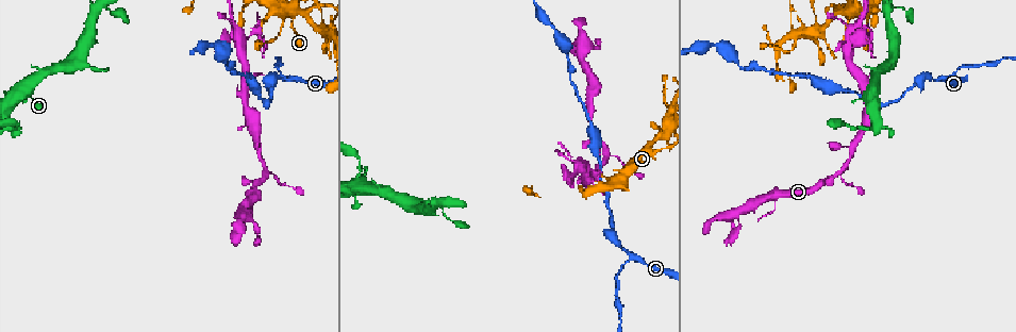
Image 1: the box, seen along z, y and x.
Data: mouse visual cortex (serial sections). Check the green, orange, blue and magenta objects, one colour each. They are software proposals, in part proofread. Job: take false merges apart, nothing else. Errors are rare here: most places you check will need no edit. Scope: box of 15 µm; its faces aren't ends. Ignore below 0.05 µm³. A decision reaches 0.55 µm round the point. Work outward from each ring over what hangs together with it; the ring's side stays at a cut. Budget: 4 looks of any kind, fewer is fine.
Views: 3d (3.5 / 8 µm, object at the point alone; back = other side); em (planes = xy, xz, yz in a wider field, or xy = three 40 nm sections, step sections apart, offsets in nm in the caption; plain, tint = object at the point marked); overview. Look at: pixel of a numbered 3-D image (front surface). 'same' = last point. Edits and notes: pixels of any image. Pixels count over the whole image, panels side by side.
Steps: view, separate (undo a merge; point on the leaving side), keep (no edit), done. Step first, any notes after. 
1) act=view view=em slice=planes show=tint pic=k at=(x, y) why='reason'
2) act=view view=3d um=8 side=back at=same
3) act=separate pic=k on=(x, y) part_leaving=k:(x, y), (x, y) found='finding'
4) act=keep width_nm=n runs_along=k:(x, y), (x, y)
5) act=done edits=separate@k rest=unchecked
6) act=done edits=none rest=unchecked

act=view view=3d um=3.5 side=back pic=1 at=(837, 174) why='sharp bend'

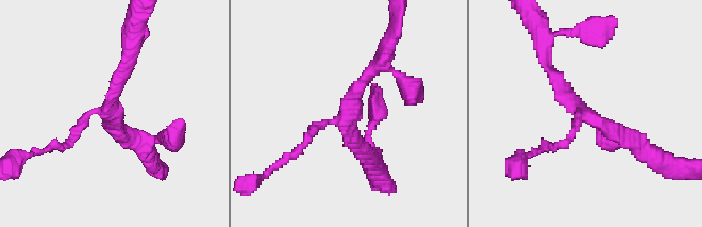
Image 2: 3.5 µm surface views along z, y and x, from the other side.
act=view view=em slice=xy step=1 show=tint pic=2 at=(114, 115)

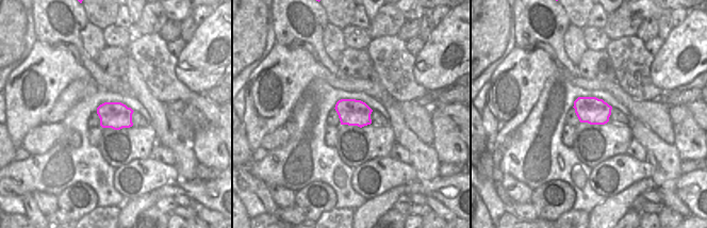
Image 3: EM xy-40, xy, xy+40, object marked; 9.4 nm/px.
act=keep width_nm=260 runs_along=2:(637, 143), (574, 103), (545, 58) found='continuous, no second cell'

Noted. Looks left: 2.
act=view view=3d um=3.5 pic=1 at=(634, 257) why='branch point'

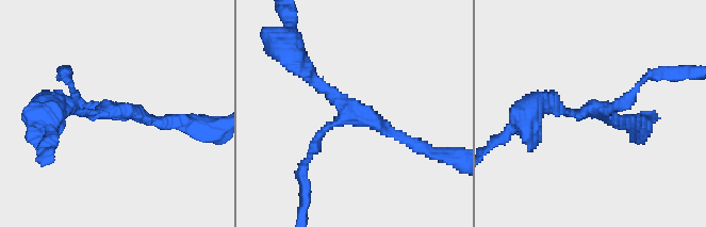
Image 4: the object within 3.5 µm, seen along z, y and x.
act=view view=em slice=xy step=1 show=tint pic=4 at=(115, 110) arms=3 arm_widths_nm=150,150,150

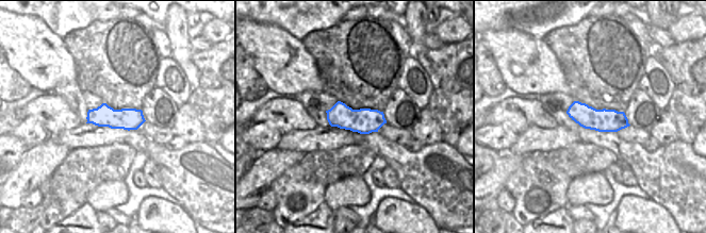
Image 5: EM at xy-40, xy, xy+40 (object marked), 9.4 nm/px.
act=keep runs_along=4:(414, 145), (337, 101), (300, 68) found='continuous, no second cell'

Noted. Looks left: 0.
act=done edits=none rest=unchecked

